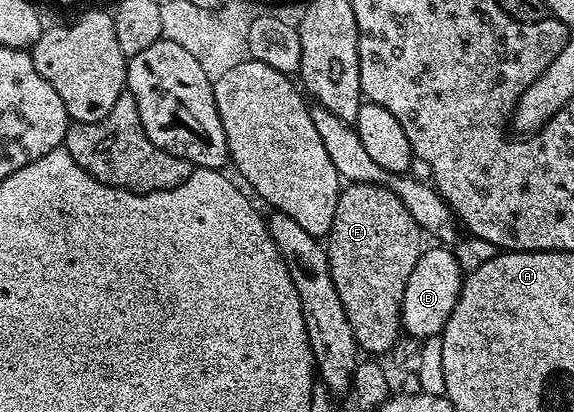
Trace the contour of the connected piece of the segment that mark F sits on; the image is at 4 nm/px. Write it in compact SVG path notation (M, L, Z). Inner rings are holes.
M357 182L345 185L341 189L338 208L334 208L332 227L326 236L328 263L330 276L334 276L334 288L338 288L342 308L346 308L346 320L350 320L356 345L363 353L364 350L368 353L365 355L387 355L394 340L400 338L400 305L406 280L410 280L410 272L414 272L414 264L418 264L422 253L420 238L422 239L422 231L414 216L410 216L410 212L406 212L402 203L388 190Z

